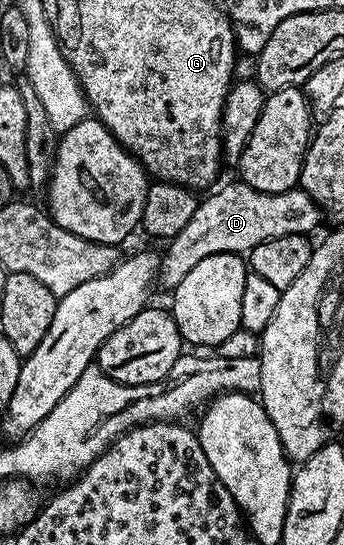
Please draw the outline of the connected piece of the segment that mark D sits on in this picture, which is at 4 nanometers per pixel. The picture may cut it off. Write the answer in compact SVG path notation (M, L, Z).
M244 181L218 186L200 200L191 216L191 221L179 229L175 238L168 240L166 251L161 255L161 269L157 272L157 283L172 289L203 261L215 253L248 253L263 241L288 235L309 235L320 225L323 212L309 194L300 189L283 193L263 193L248 187Z

